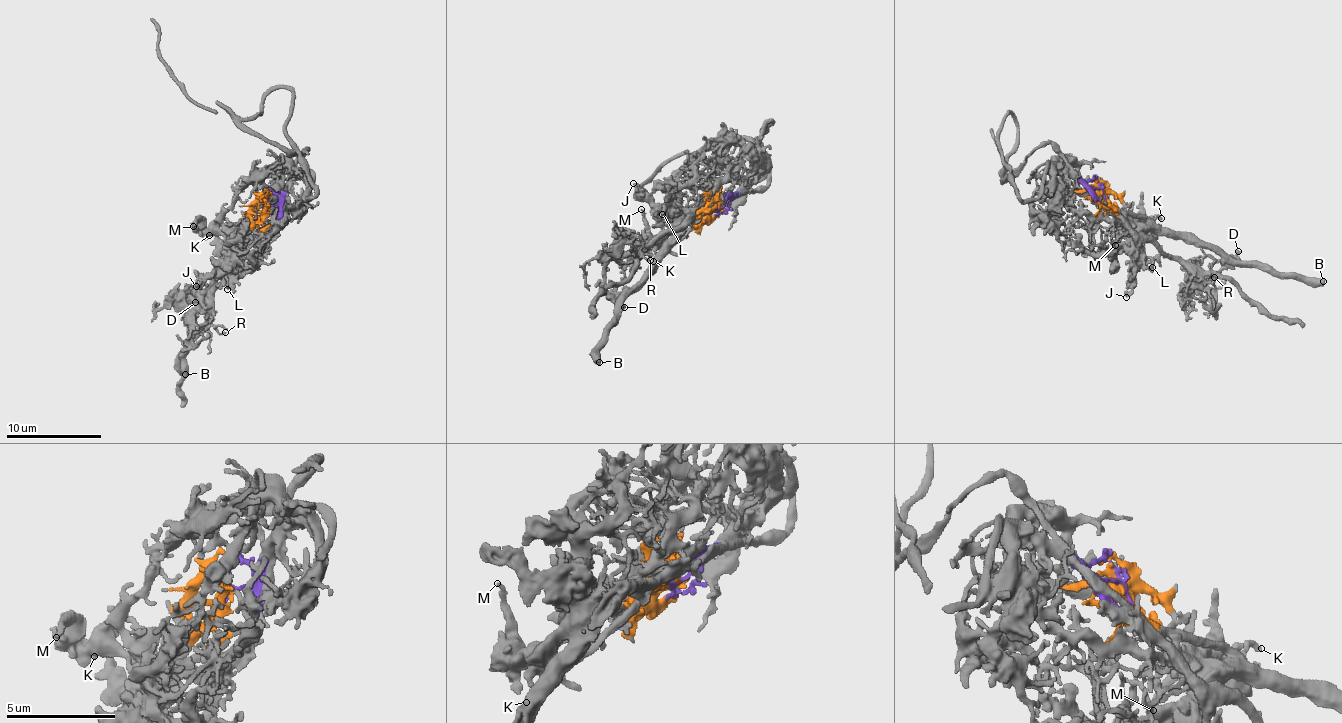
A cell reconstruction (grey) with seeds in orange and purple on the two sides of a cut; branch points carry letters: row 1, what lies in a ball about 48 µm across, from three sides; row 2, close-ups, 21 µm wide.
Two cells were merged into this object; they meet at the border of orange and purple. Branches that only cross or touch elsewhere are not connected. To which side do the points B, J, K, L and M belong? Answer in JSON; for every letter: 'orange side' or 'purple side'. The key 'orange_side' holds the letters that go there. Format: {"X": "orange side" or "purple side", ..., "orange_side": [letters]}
{"B": "orange side", "J": "orange side", "K": "orange side", "L": "orange side", "M": "orange side", "orange_side": ["B", "J", "K", "L", "M"]}

